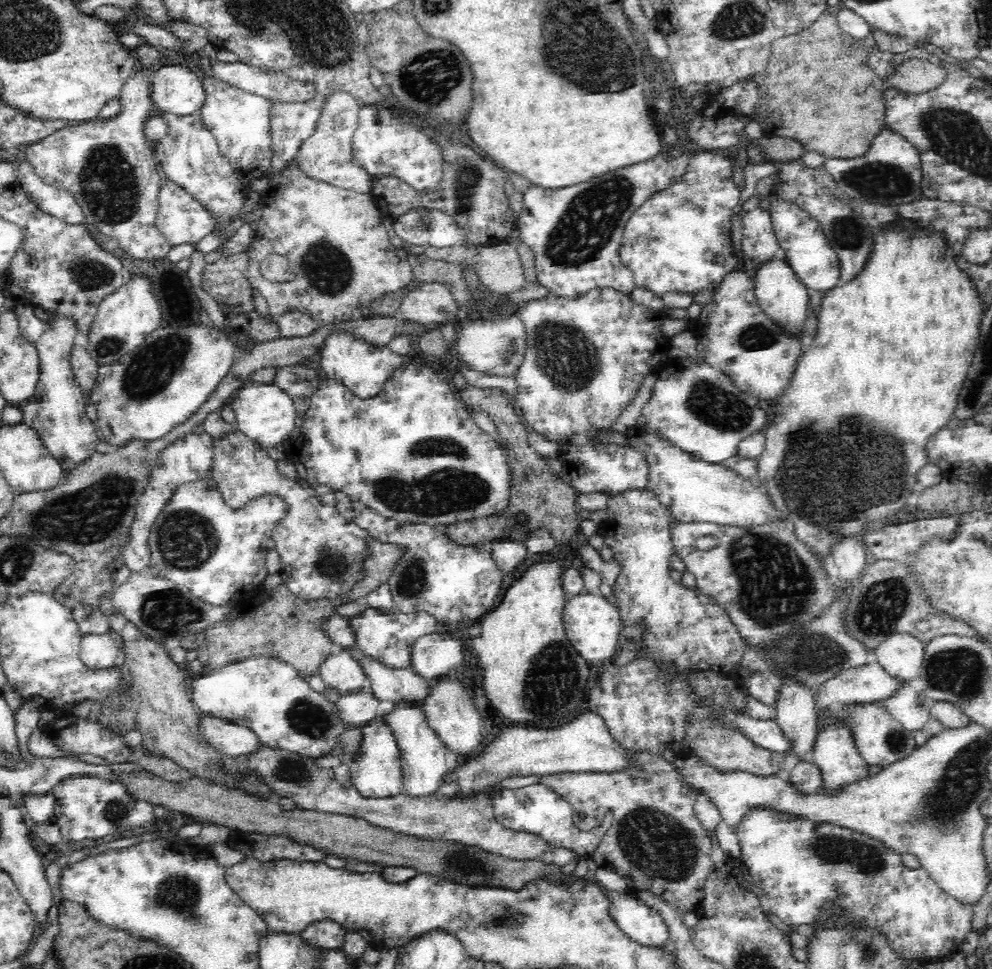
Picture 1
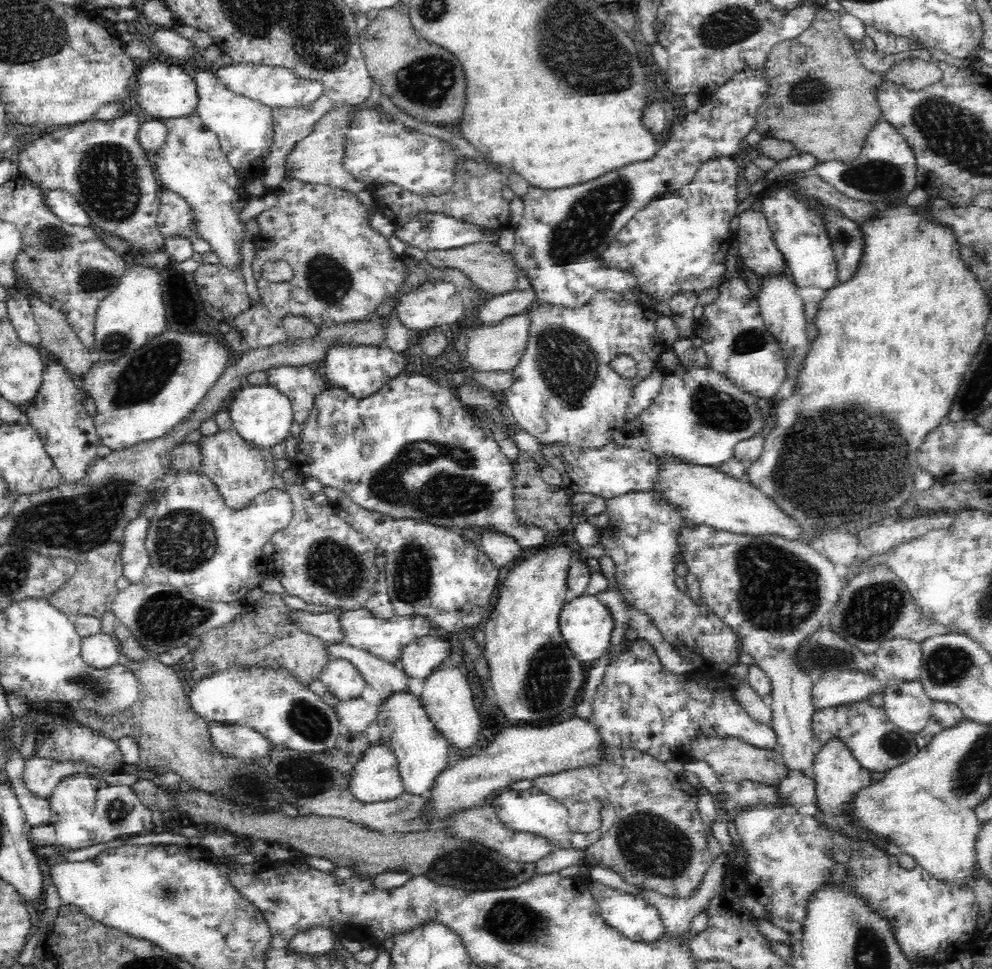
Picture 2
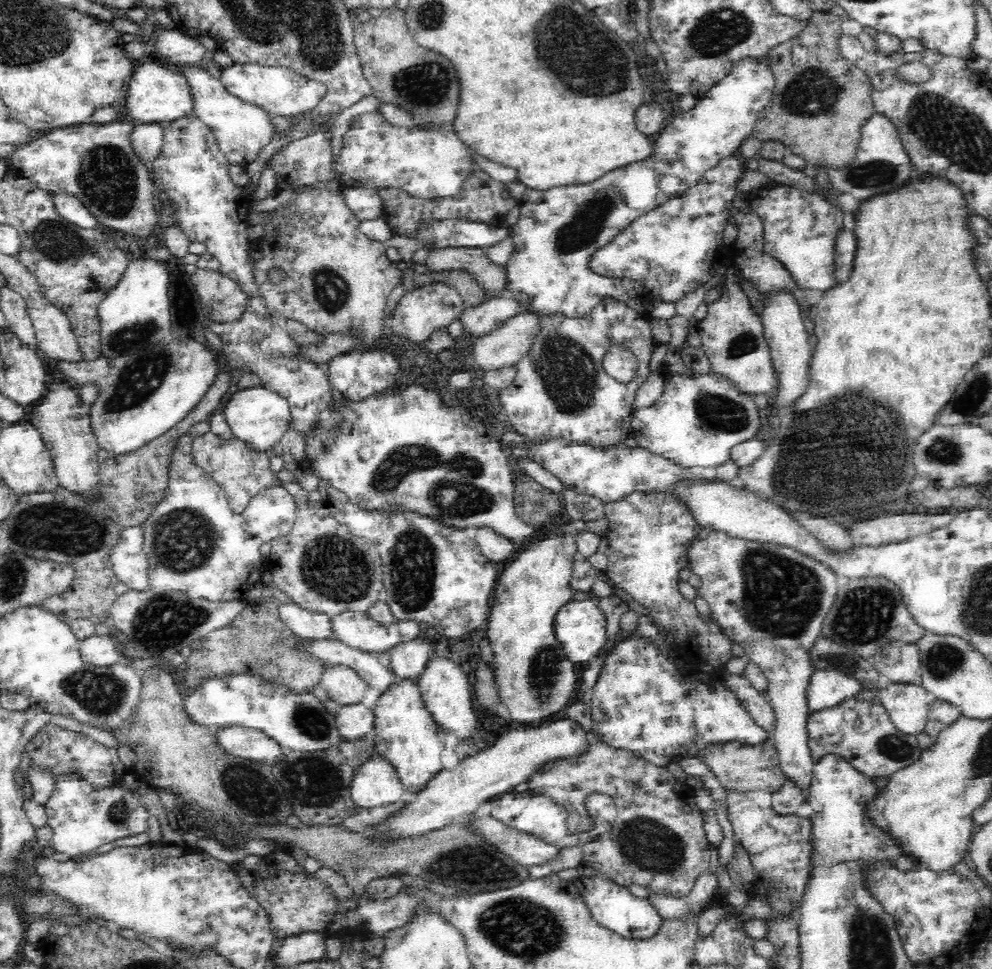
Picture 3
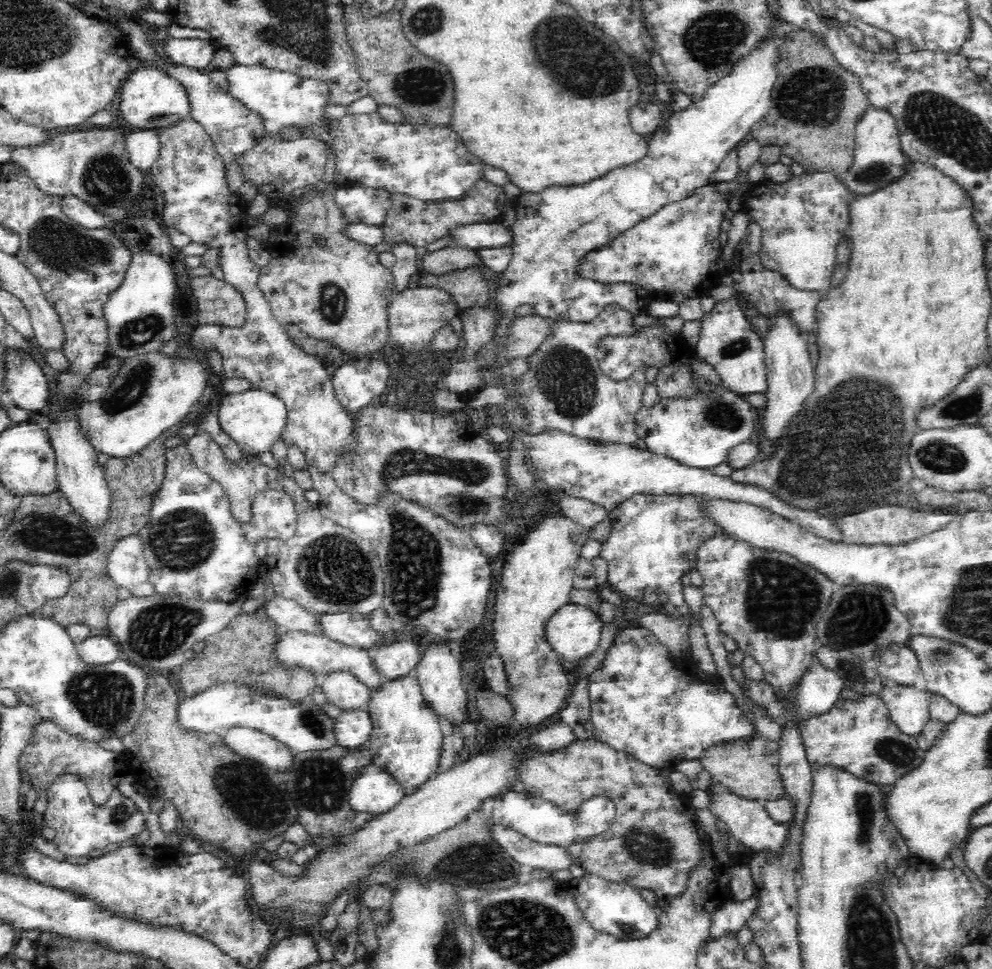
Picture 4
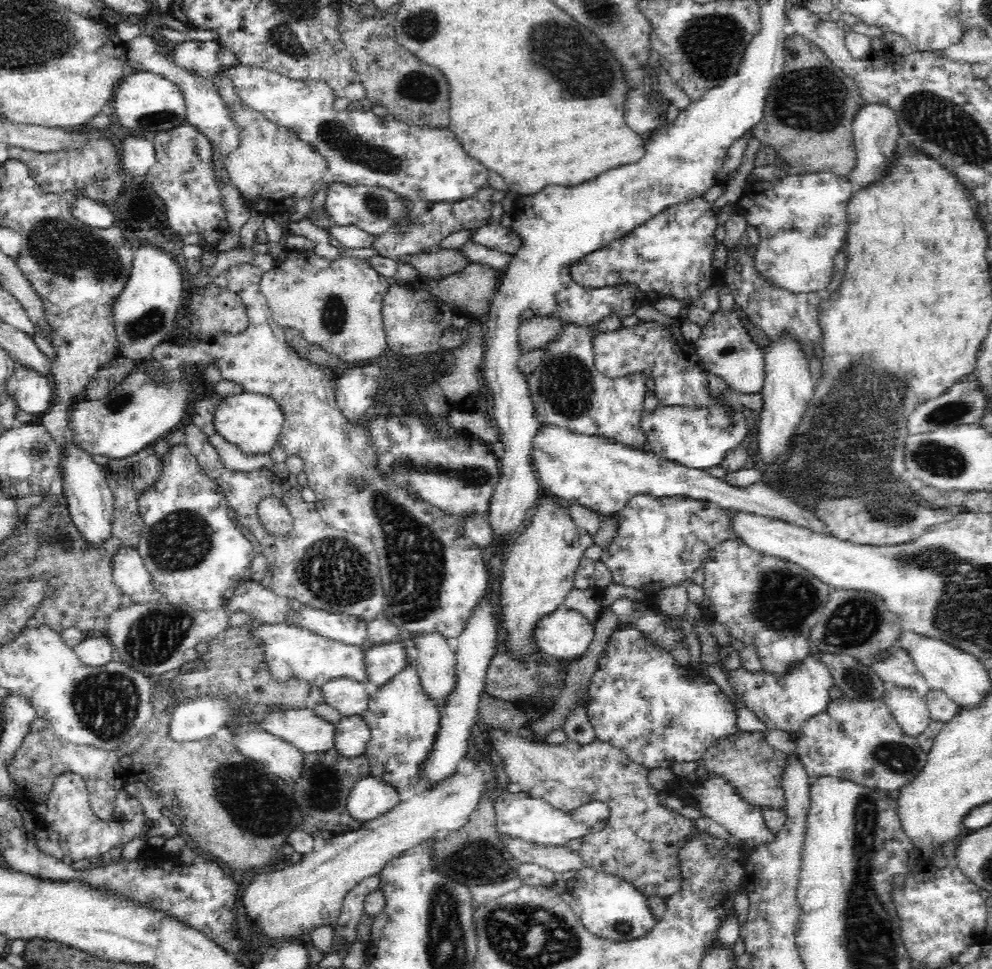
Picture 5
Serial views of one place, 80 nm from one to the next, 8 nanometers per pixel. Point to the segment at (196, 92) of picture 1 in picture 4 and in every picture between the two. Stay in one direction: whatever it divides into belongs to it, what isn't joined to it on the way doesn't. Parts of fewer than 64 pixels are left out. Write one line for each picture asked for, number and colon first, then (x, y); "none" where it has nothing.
2: (165, 91)
3: (156, 93)
4: (150, 98)

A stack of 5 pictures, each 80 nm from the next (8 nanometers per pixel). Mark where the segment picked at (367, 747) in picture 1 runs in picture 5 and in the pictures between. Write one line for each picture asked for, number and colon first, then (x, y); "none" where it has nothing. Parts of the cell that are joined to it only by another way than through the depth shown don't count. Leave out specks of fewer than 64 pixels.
2: (375, 777)
3: (374, 782)
4: (375, 790)
5: (371, 795)

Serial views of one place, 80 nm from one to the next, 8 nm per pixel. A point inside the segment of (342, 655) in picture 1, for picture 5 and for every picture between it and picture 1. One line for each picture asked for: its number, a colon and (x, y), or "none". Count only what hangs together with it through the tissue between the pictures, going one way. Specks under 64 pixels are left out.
2: (341, 678)
3: (343, 684)
4: (342, 688)
5: (349, 696)

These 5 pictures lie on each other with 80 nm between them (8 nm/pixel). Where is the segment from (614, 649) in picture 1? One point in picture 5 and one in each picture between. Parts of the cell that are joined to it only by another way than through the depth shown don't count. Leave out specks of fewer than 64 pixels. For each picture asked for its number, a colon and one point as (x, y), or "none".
2: (586, 623)
3: (580, 625)
4: (575, 630)
5: (566, 633)

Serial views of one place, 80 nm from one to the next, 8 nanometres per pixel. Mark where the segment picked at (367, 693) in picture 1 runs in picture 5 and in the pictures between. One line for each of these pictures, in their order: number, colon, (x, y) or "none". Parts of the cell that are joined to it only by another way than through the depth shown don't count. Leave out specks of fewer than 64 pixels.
2: (354, 714)
3: (354, 720)
4: (352, 728)
5: (352, 732)

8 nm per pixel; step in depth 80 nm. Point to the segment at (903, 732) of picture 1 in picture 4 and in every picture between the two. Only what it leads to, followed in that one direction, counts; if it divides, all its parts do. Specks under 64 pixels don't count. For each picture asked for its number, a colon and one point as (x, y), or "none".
2: (876, 742)
3: (862, 731)
4: (859, 735)

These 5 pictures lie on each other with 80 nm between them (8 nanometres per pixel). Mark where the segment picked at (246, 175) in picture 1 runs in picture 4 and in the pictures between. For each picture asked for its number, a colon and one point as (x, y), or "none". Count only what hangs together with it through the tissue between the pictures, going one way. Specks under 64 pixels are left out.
2: (244, 126)
3: (242, 129)
4: (235, 129)

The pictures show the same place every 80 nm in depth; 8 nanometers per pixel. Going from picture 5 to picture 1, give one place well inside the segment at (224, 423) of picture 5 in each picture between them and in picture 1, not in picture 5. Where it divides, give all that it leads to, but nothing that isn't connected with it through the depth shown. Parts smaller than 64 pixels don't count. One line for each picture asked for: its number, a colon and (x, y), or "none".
1: (263, 412)
2: (262, 415)
3: (258, 416)
4: (255, 419)

